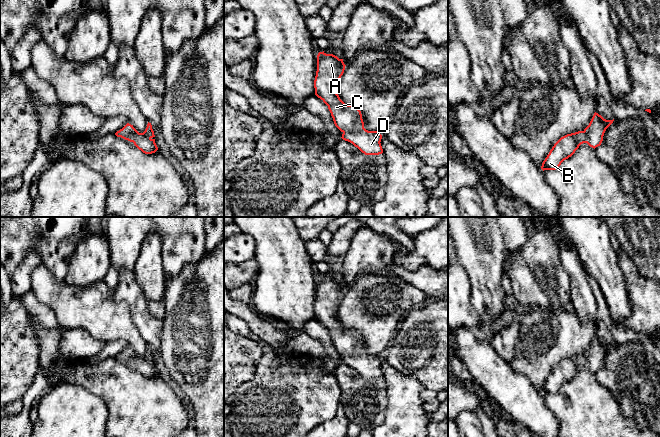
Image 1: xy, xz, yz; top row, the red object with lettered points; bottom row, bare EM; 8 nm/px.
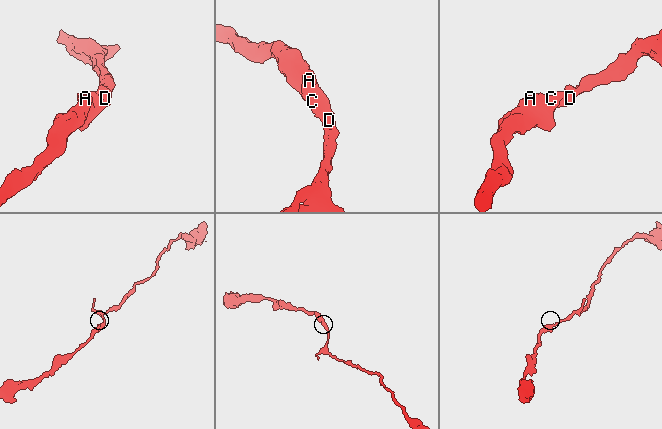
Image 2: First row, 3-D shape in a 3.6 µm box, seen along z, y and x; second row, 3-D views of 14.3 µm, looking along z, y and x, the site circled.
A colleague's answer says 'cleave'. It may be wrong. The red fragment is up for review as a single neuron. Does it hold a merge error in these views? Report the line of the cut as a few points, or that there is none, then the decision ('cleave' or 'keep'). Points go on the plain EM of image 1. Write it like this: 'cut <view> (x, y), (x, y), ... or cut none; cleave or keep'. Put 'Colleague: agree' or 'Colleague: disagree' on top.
Colleague: disagree
cut none; keep

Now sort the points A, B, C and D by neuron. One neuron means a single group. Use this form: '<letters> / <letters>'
A B C D

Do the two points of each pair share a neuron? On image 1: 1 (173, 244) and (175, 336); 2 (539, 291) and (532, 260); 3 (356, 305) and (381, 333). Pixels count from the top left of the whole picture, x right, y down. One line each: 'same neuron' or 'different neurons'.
1: different neurons
2: same neuron
3: same neuron

